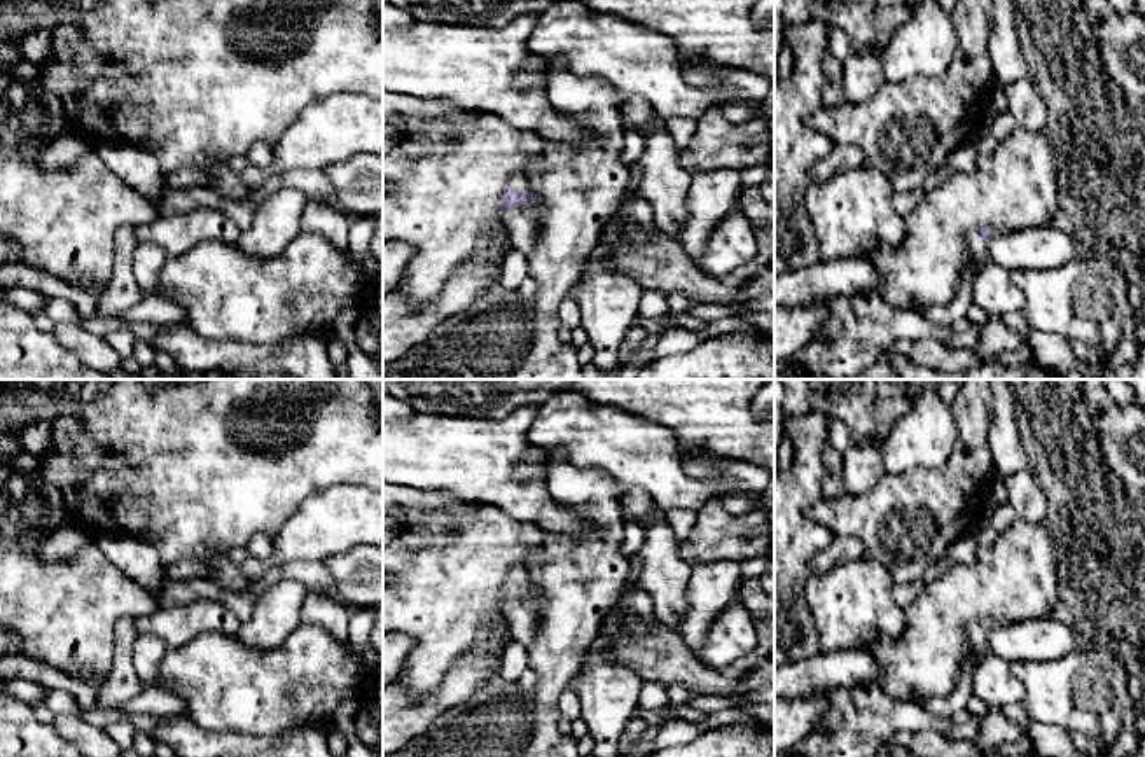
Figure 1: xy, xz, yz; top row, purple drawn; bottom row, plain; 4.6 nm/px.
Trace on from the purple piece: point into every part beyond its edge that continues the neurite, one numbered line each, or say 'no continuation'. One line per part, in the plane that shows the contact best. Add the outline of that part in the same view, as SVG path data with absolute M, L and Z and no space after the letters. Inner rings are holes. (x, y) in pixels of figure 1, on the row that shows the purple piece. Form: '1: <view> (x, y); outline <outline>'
1: xz (518, 182); outline M514 173L507 182L507 191L514 191L519 194L531 191L526 173Z
2: xz (523, 222); outline M531 201L530 205L507 210L505 224L509 226L510 245L530 257L538 238L538 206Z

